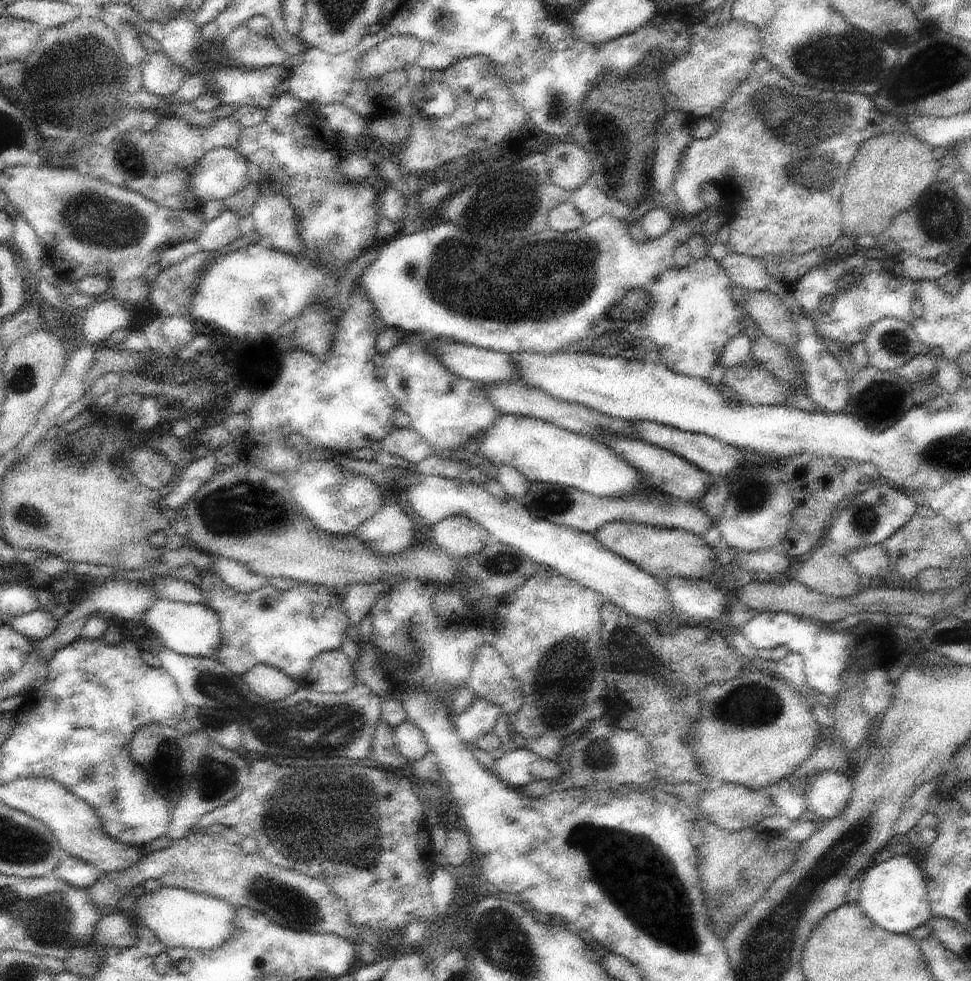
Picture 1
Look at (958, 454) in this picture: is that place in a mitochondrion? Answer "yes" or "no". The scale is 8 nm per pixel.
yes

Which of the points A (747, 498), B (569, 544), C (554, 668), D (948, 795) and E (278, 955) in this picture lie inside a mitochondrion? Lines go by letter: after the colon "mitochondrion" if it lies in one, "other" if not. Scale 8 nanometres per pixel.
A: mitochondrion
B: other
C: mitochondrion
D: other
E: other

